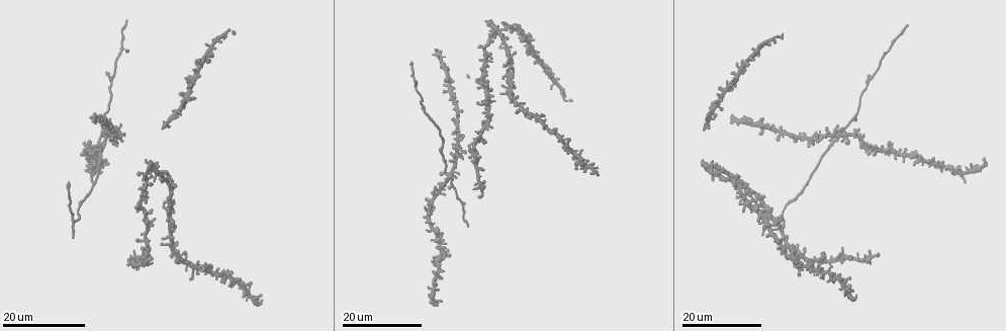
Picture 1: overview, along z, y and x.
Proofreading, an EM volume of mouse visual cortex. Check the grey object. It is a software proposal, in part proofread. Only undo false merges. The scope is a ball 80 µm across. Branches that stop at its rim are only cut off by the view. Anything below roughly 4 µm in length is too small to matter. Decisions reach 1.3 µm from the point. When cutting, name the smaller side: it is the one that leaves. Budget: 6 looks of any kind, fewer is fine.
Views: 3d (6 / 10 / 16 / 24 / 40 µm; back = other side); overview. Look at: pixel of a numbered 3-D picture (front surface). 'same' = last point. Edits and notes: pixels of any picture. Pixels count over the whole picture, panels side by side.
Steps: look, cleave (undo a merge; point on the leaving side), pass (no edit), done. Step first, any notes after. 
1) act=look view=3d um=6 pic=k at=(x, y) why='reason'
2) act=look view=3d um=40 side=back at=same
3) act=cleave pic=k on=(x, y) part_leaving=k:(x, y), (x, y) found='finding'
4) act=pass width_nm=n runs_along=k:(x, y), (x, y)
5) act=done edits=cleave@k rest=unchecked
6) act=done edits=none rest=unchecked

act=look view=3d um=24 pic=1 at=(143, 174) why='a fork'

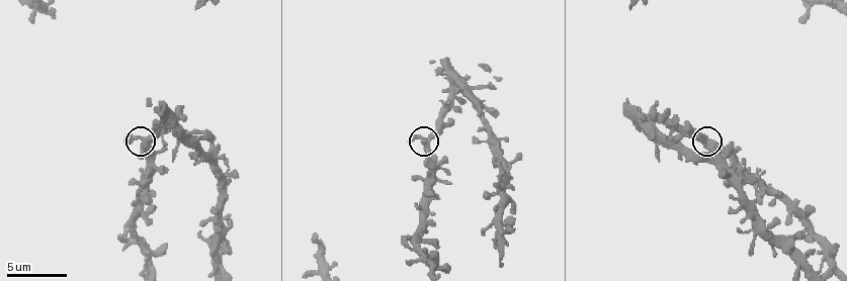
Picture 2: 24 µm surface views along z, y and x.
act=look view=3d um=10 pic=2 at=(704, 138)

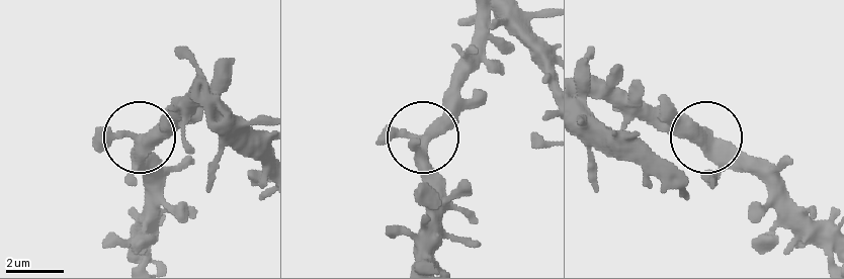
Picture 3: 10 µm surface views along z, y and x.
act=look view=3d um=6 pic=3 at=(706, 136)

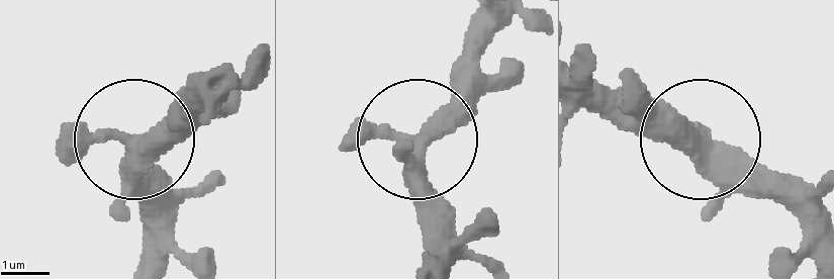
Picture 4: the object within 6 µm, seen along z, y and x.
act=pass width_nm=360 runs_along=4:(821, 241), (705, 149), (632, 112) found='all the same cell'

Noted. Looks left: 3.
act=look view=3d um=10 pic=2 at=(138, 243) why='branch point'

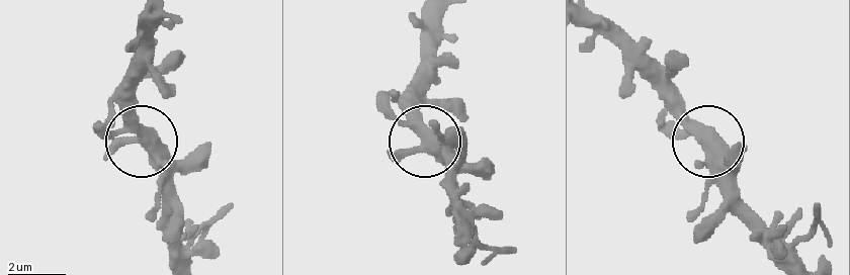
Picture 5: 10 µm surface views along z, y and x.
act=pass arms=3 runs_along=5:(592, 17), (700, 132), (723, 196) found='one cell here'

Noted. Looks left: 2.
act=look view=3d um=16 pic=1 at=(952, 168) why='a narrow waist'

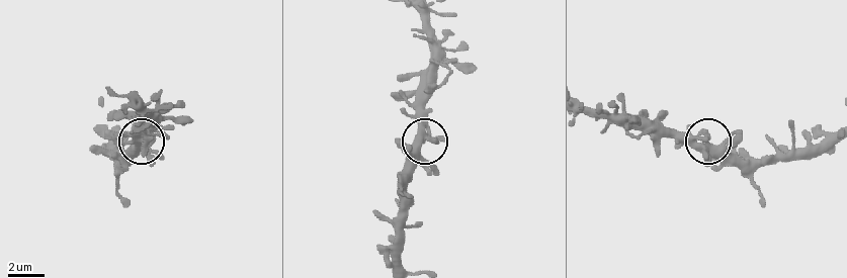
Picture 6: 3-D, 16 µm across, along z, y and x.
act=look view=3d um=10 pic=6 at=(703, 131)

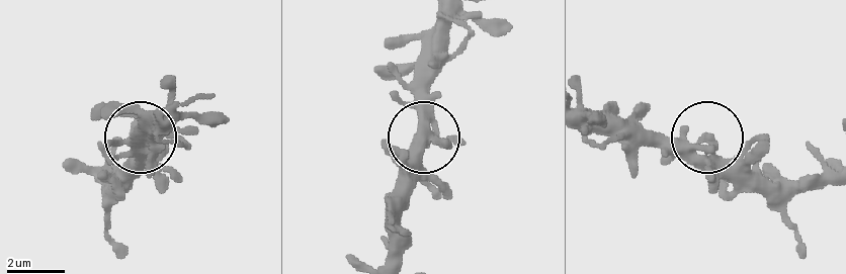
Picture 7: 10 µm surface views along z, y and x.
act=pass width_nm=430 found='all the same cell'

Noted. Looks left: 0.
act=done edits=none rest=unchecked

